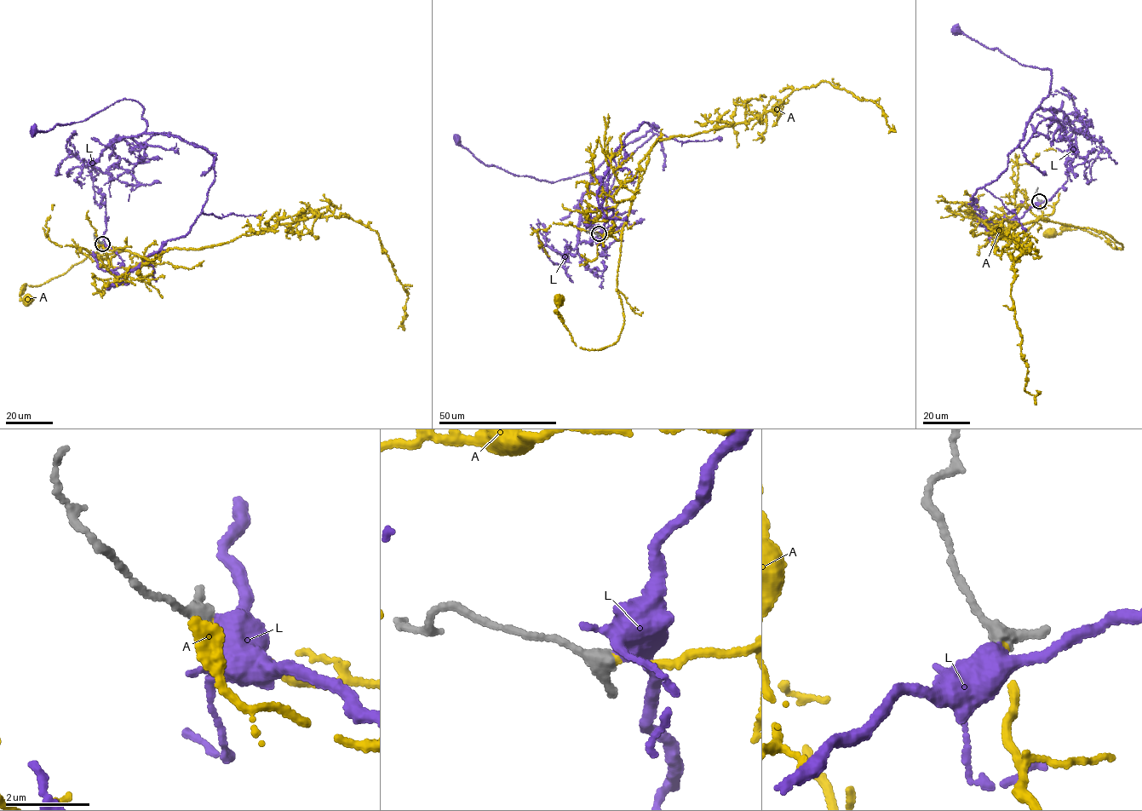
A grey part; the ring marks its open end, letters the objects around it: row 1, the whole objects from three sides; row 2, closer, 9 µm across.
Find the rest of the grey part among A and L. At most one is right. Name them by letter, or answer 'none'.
A

